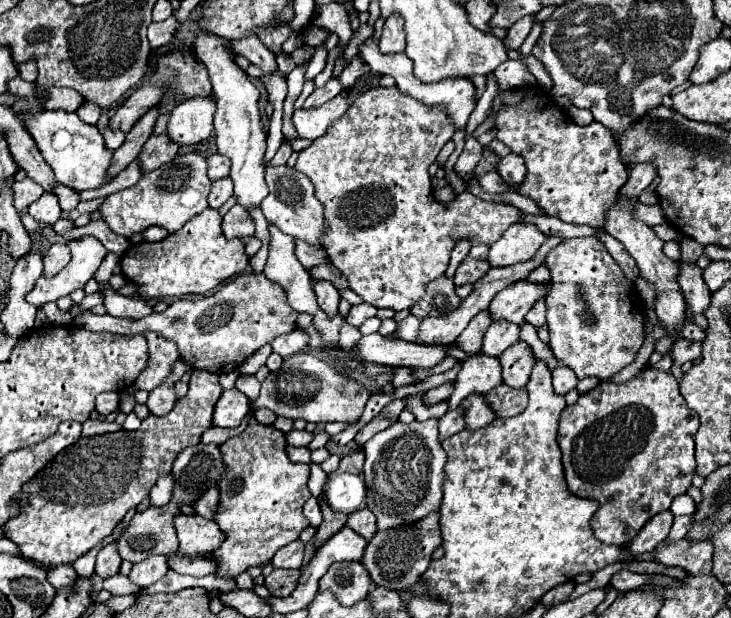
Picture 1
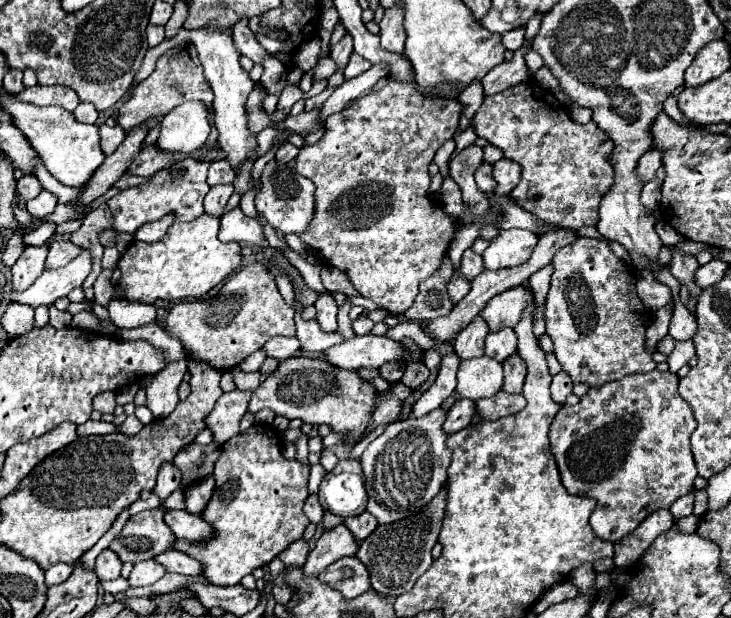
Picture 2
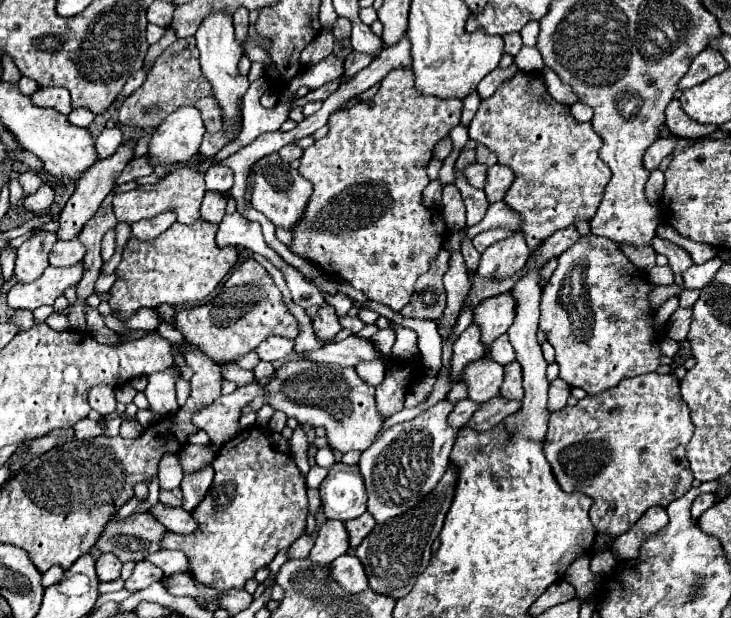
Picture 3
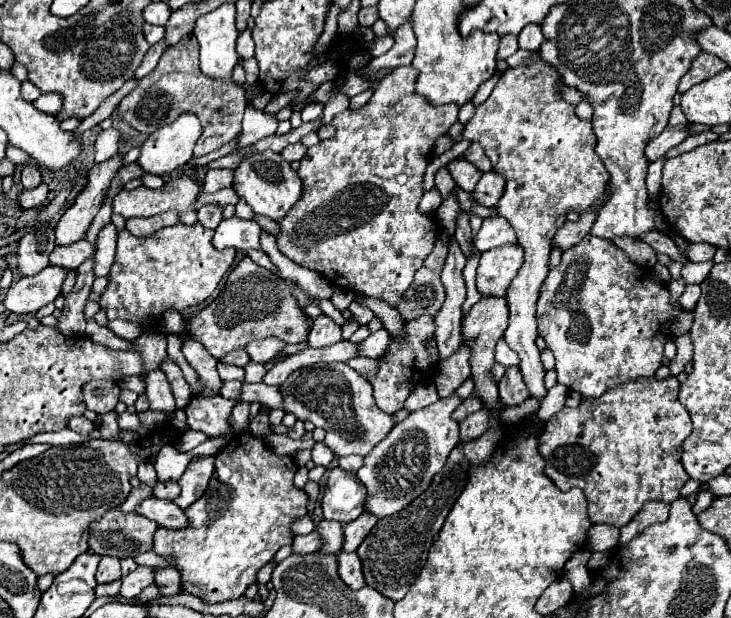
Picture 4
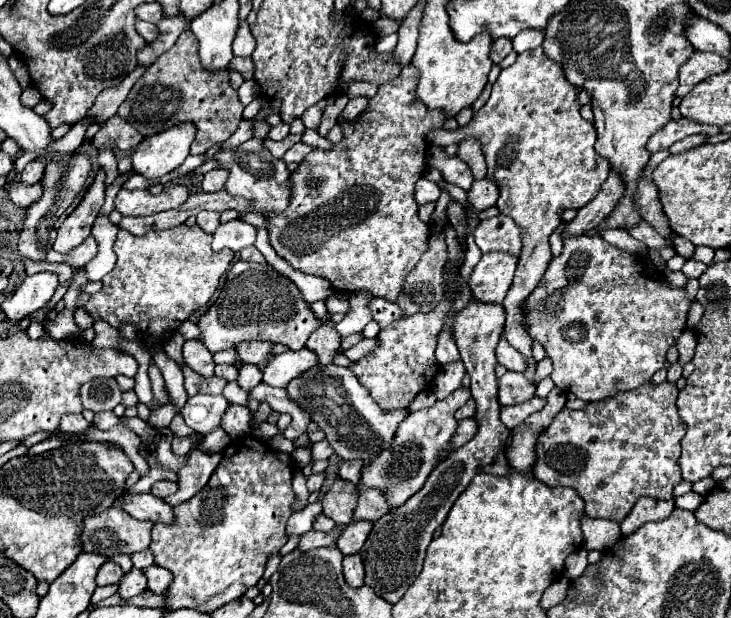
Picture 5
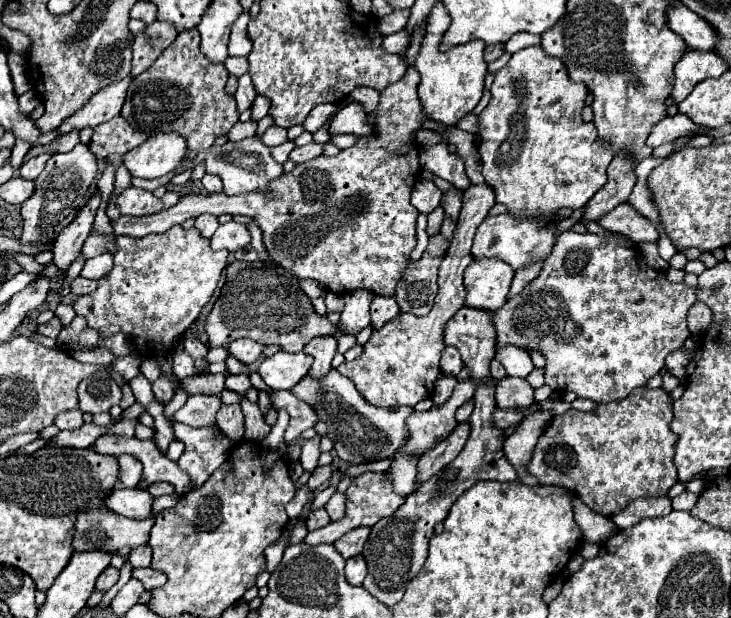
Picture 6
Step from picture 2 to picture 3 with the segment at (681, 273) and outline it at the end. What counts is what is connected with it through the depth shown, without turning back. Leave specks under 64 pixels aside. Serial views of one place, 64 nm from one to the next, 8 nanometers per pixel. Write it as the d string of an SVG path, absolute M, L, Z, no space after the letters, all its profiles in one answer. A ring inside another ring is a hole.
M654 236L652 238L652 244L650 244L658 254L664 254L670 262L670 268L672 272L686 272L694 262L690 258L690 254L686 250L682 250L680 246L668 242L668 240L662 240L660 236Z

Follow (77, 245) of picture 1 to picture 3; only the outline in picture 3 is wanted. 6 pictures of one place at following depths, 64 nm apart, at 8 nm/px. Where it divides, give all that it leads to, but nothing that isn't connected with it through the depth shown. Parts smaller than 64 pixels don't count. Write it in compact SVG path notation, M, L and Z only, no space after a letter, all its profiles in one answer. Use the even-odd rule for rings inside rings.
M82 264L70 268L56 268L48 266L44 274L28 284L16 282L8 292L8 306L10 308L26 308L36 310L44 304L54 304L58 296L64 294L68 286L74 286L82 278Z

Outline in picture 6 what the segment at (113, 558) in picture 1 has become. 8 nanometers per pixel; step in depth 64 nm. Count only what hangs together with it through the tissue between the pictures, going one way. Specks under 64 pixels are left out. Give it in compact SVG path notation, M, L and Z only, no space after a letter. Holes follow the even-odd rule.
M106 568L100 576L98 576L98 580L96 580L96 590L100 590L100 592L106 592L106 590L110 590L116 582L118 582L118 570L116 568Z

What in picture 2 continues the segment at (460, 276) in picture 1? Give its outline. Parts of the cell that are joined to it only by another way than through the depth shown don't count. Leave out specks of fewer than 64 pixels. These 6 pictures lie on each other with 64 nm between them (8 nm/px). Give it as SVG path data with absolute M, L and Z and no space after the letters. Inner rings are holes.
M468 248L468 250L464 252L464 256L462 256L462 262L460 262L460 272L462 272L462 276L468 278L468 280L472 280L472 278L476 278L482 270L484 270L484 266L482 266L482 256L478 256L472 248Z

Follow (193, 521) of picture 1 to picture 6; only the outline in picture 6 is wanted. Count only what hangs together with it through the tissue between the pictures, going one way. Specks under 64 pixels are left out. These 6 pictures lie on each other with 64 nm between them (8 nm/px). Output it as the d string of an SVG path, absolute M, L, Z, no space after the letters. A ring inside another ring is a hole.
M112 488L108 500L104 500L106 510L122 514L126 518L142 520L142 518L154 518L152 514L152 496L148 490L138 488Z

